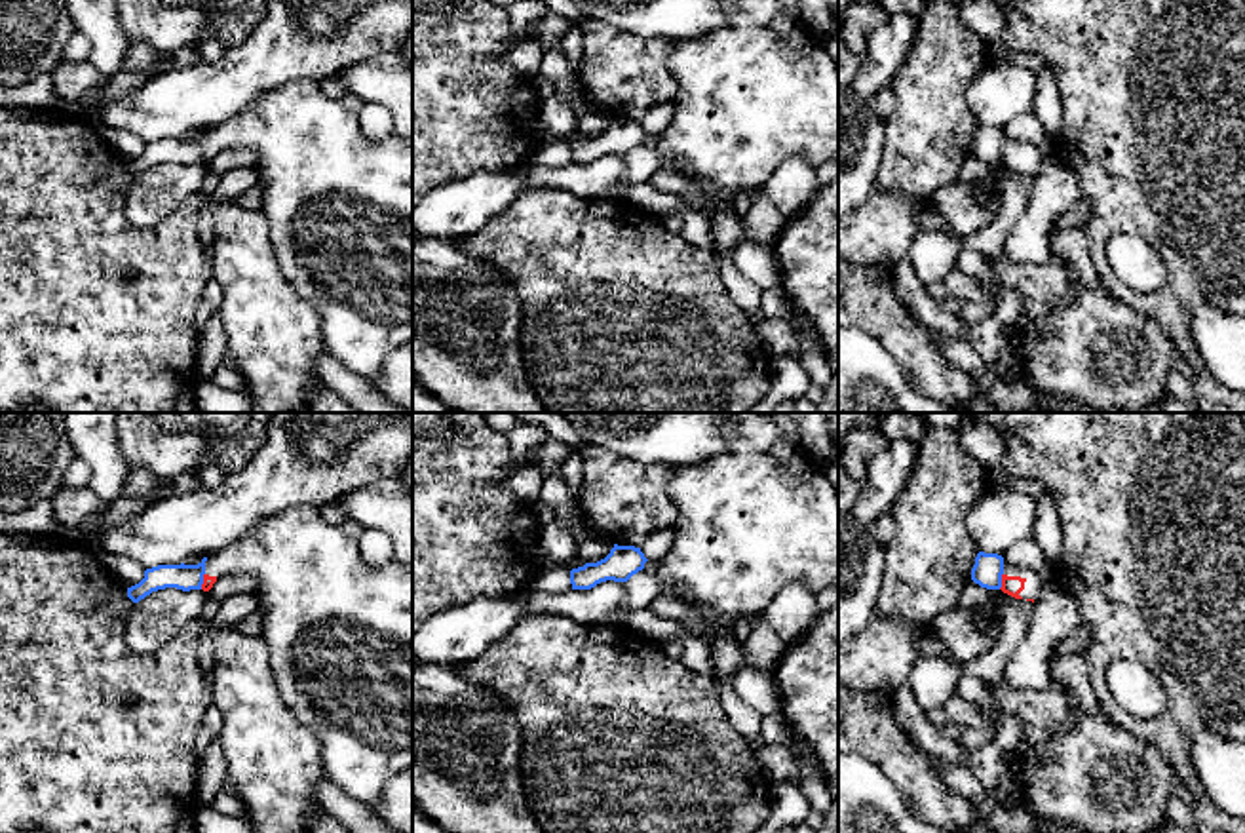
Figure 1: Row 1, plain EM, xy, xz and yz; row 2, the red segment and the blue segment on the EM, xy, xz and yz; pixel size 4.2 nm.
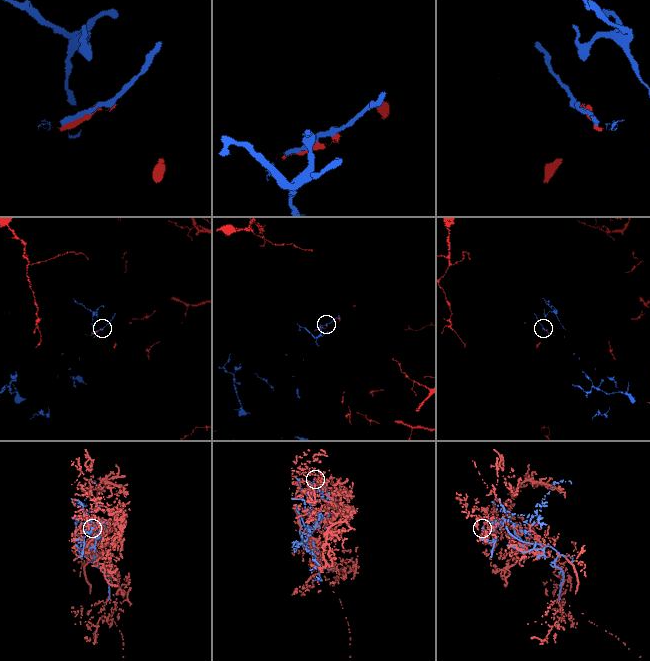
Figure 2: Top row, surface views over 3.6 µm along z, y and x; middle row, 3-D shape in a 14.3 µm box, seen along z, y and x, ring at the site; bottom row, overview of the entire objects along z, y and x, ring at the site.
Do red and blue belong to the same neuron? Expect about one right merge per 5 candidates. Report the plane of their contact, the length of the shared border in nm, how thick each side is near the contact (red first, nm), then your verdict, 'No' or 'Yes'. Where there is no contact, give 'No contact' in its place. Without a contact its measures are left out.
Touches red in yz. Shared border 70 nm. Thickness 80 nm (red) against 130 nm. No

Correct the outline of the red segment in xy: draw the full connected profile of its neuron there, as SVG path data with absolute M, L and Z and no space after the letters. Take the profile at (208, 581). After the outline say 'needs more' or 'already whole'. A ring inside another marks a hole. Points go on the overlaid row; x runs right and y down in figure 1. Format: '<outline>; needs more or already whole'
M298 504L209 555L201 590L209 591L224 574L249 574L259 584L260 637L270 652L276 687L291 713L319 738L325 778L357 803L378 803L386 784L412 768L412 565L392 561L369 567L357 540L342 525L327 523L319 506Z; needs more

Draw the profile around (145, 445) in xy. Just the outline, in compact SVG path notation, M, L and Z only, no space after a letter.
M116 413L116 439L129 472L146 470L162 481L198 472L217 443L198 432L165 432L154 413Z

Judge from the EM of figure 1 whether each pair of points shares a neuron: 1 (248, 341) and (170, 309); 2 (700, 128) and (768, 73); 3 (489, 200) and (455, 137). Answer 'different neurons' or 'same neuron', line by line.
1: different neurons
2: same neuron
3: different neurons

